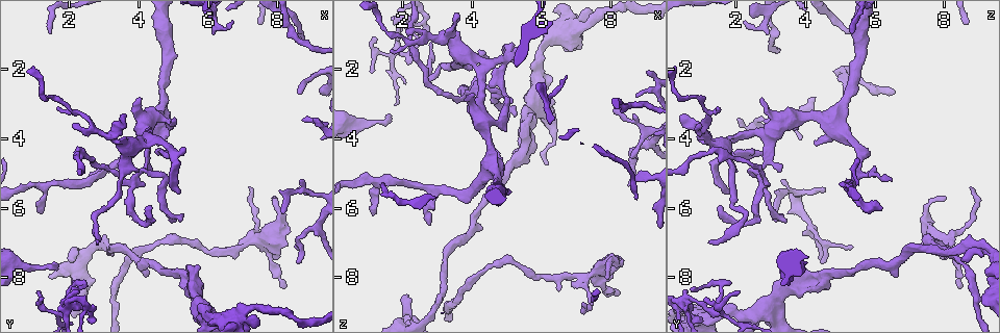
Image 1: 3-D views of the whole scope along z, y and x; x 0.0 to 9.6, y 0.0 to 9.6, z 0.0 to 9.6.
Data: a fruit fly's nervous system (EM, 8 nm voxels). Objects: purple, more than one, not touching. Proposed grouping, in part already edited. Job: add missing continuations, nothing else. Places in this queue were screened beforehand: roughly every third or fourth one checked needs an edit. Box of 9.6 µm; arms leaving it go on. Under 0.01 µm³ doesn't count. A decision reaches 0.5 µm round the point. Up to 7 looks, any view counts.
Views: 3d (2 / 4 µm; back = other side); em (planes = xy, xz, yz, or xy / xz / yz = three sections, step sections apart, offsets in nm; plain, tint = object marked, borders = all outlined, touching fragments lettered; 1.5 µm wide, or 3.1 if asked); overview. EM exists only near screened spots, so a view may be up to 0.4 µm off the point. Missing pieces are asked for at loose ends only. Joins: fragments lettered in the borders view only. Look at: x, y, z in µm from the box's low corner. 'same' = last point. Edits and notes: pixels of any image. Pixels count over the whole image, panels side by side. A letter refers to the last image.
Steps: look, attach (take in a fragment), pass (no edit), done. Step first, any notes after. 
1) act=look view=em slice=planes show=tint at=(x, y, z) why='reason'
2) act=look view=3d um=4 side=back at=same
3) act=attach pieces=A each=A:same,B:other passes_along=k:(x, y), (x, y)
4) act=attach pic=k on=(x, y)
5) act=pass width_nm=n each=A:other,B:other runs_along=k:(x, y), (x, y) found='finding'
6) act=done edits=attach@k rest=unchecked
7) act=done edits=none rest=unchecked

act=look view=3d um=2 at=(7.20, 5.40, 8.80) why='thin end'

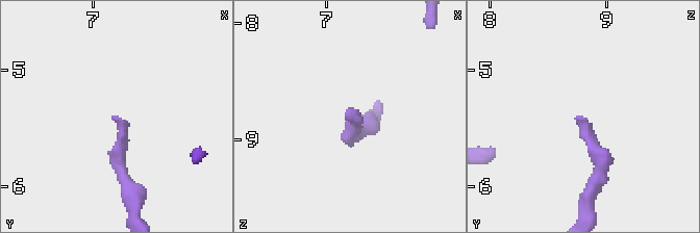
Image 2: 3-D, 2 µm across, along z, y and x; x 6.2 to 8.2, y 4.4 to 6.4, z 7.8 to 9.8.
act=look view=em slice=yz step=4 show=borders at=(7.18, 5.42, 8.74) why='now the EM'

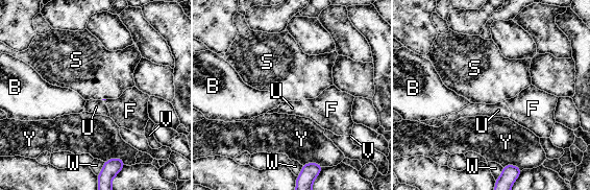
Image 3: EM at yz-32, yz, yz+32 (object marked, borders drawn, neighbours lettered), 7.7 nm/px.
act=look view=em slice=planes show=borders at=same why='another direction'

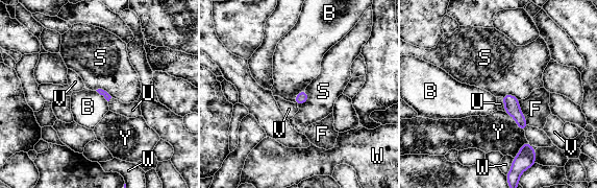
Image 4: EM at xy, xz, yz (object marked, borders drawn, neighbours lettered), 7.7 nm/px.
act=pass each=B:other,F:other,S:other,U:other,V:other,W:other,Y:other border=4:(304, 90), (296, 96), (294, 102) found='no lettered fragment goes on from it'

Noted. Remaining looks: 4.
act=look view=em slice=xz step=8 show=tint at=(8.45, 7.05, 5.40) why='thin end'

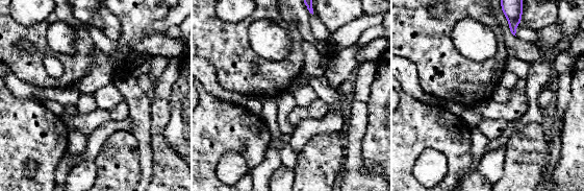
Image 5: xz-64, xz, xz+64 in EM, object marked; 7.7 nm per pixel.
act=look view=em slice=planes show=borders at=same why='another direction'

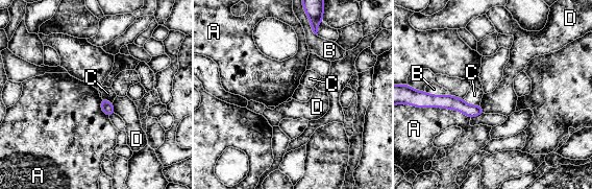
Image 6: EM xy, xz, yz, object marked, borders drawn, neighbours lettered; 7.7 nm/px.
act=pass each=A:other,B:other,C:other,D:other border=6:(112, 103), (115, 113) found='none of them fits'

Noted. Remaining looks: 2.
act=look view=3d um=4 at=(1.65, 7.65, 3.30) why='tapers out'

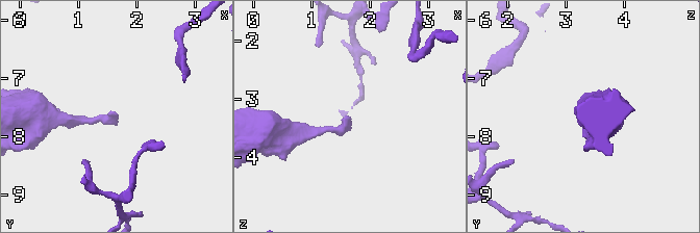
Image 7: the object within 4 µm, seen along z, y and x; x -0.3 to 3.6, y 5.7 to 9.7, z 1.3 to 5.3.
act=look view=em slice=planes show=borders at=(1.65, 7.60, 3.30) why='need the tissue'

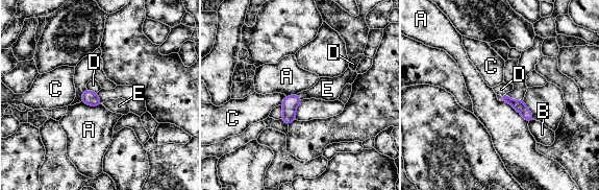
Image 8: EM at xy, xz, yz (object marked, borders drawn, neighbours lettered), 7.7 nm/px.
act=attach pieces=E each=A:other,B:other,C:other,D:other,E:same found='it goes on there'

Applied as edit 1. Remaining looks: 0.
act=done edits=attach@8 rest=unchecked

